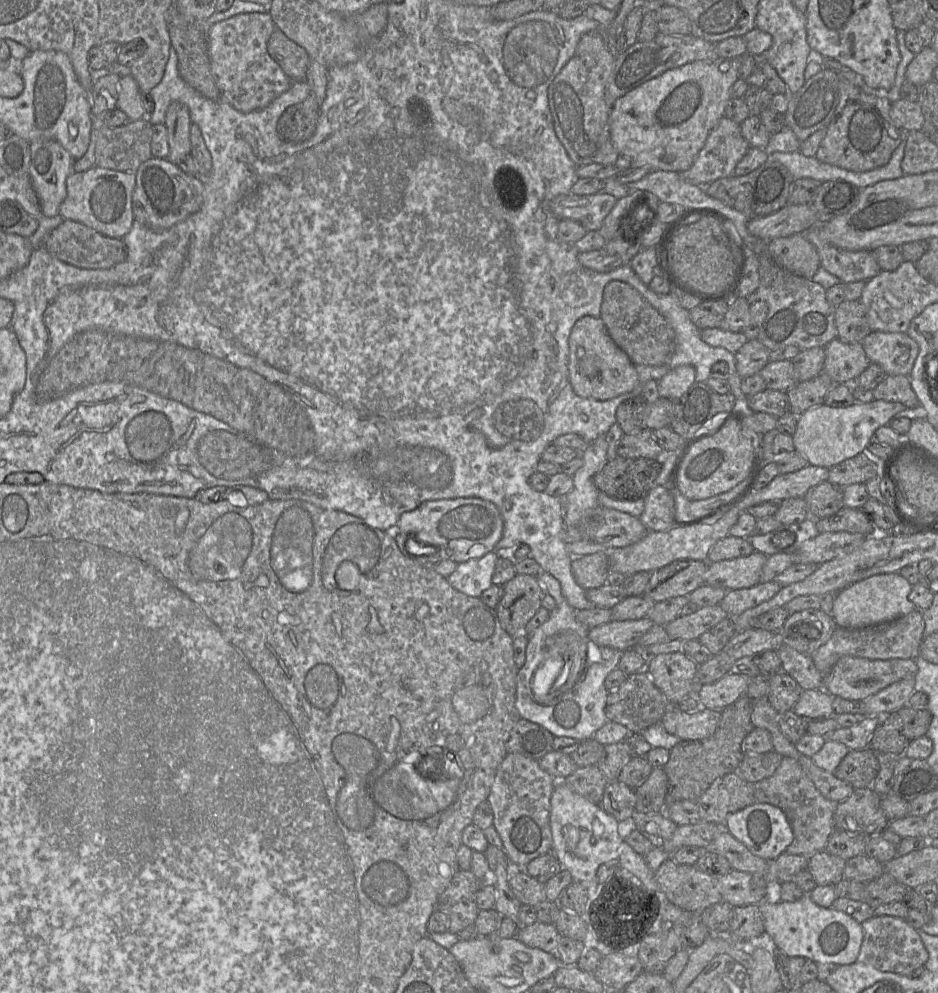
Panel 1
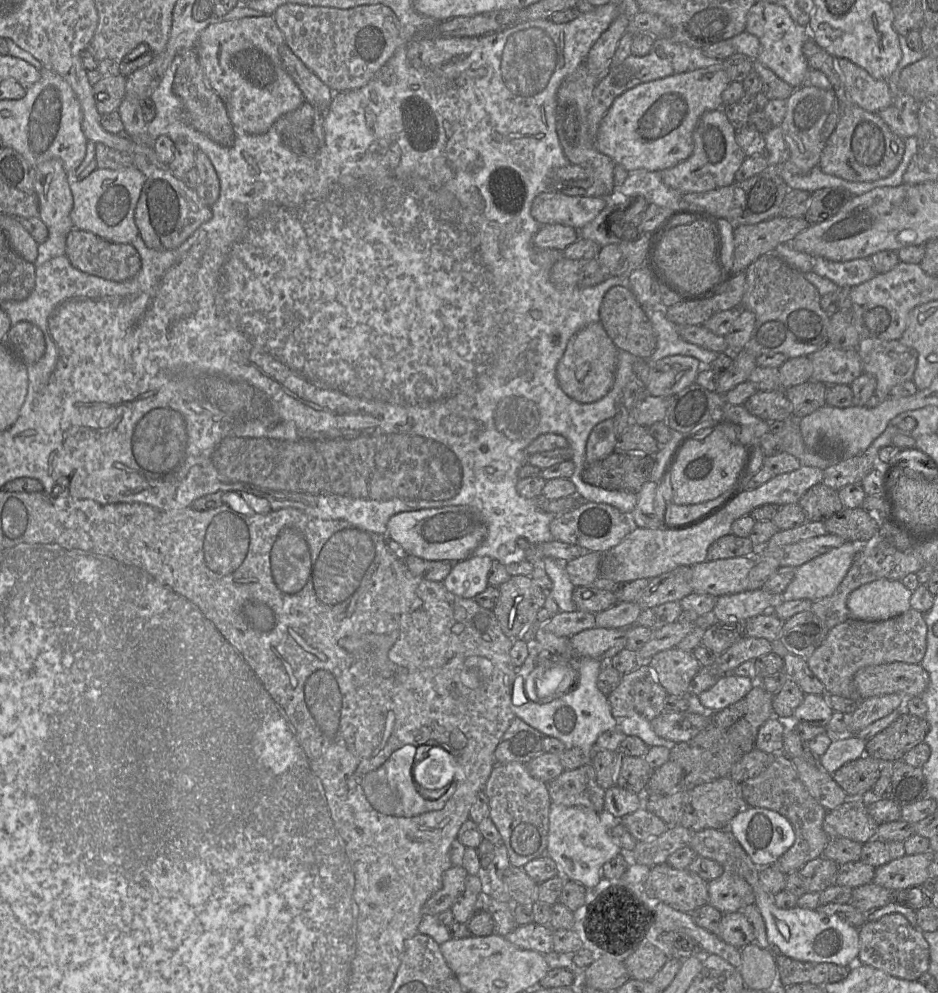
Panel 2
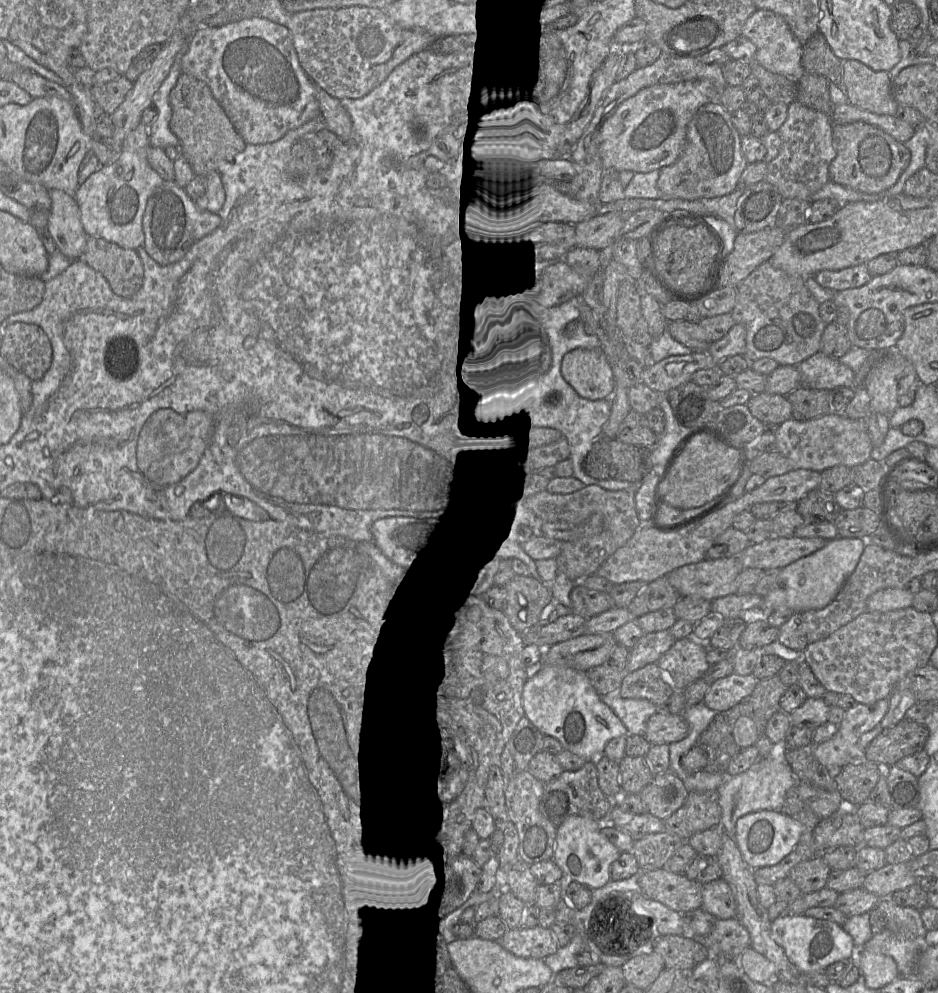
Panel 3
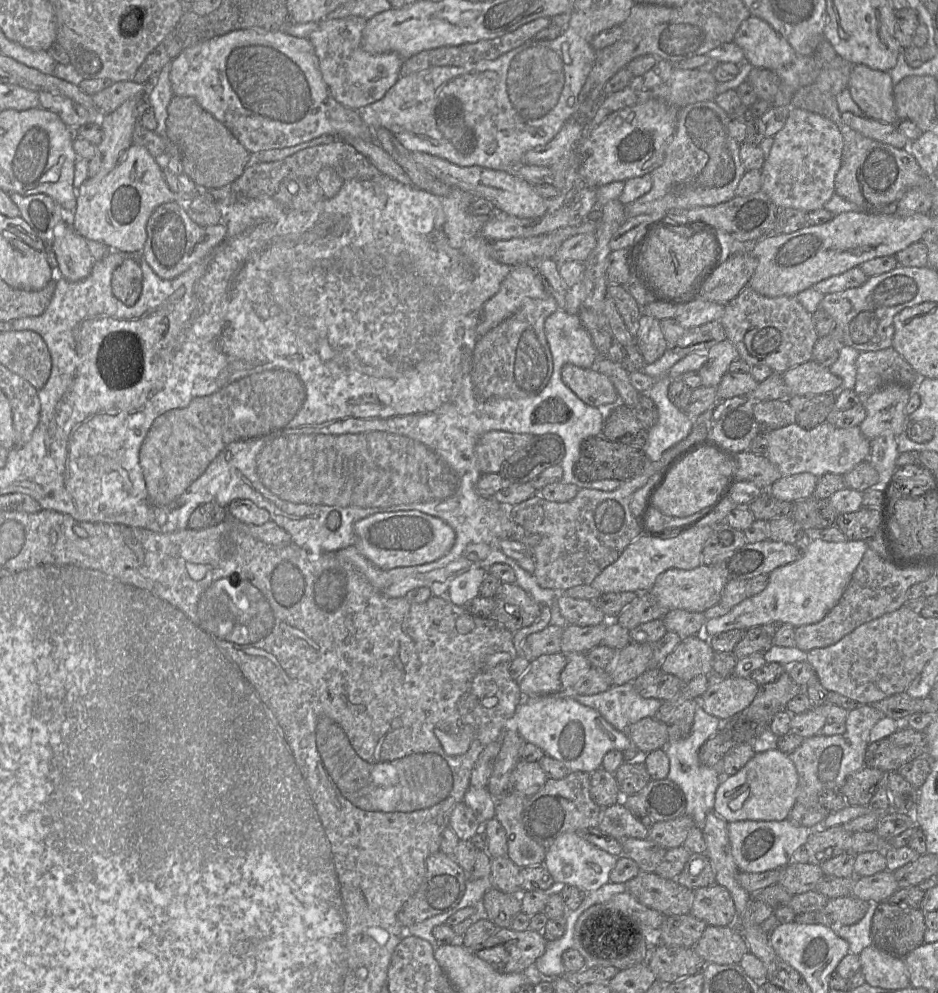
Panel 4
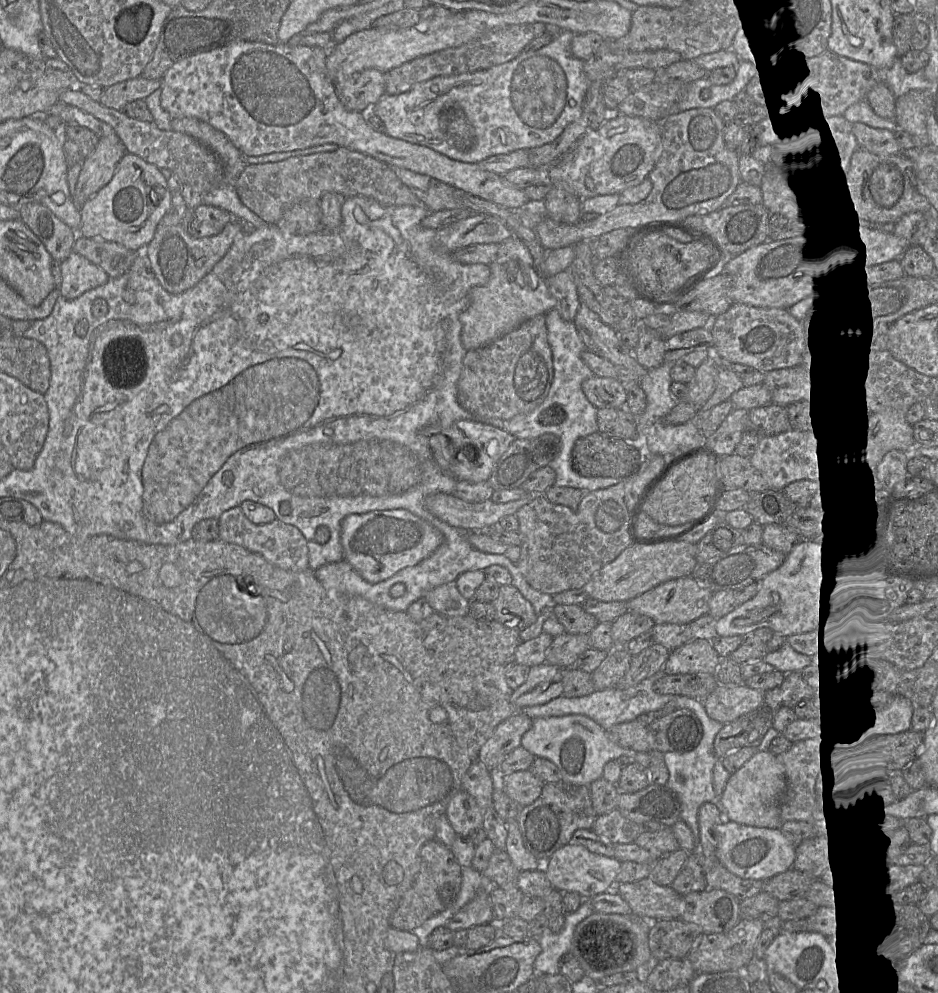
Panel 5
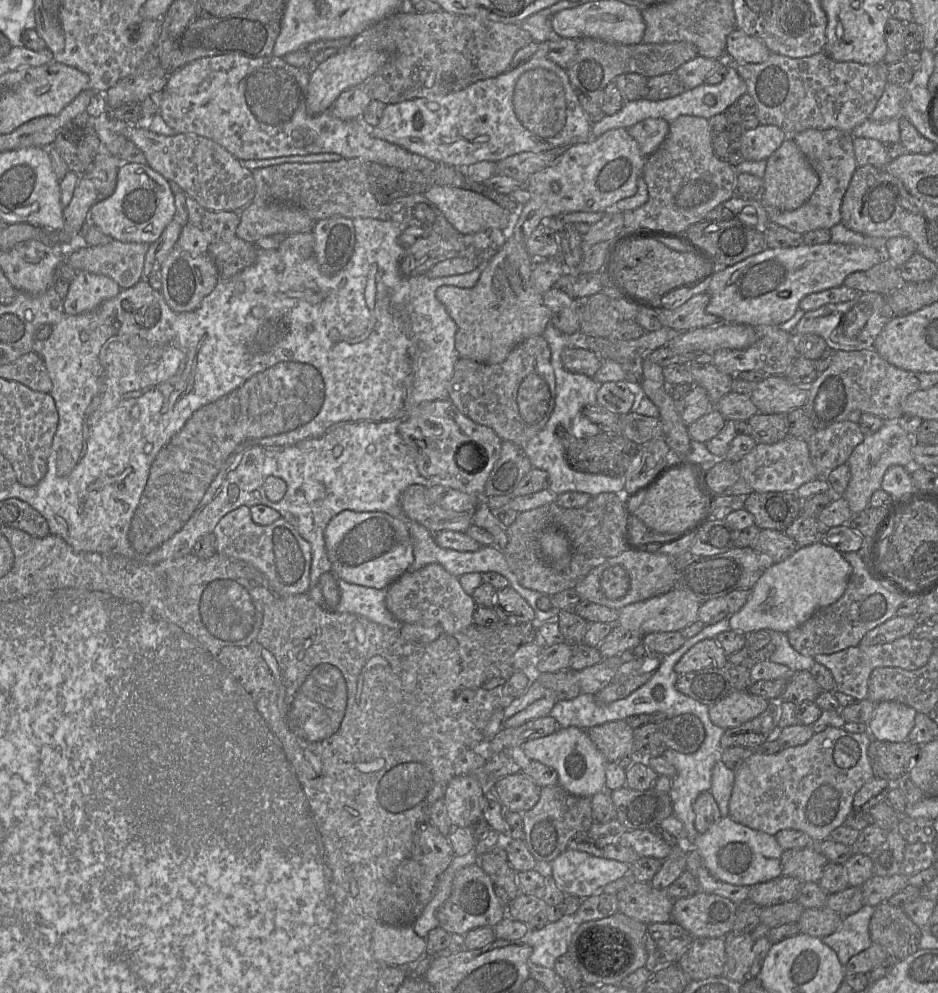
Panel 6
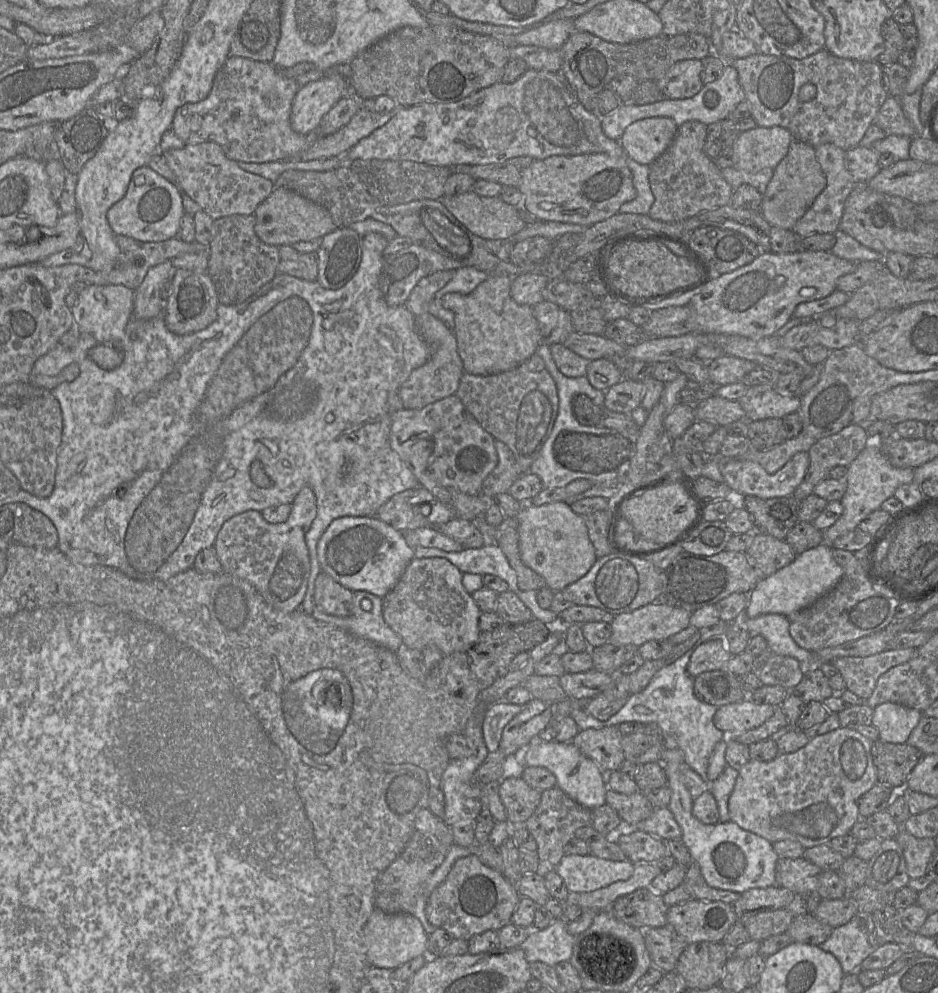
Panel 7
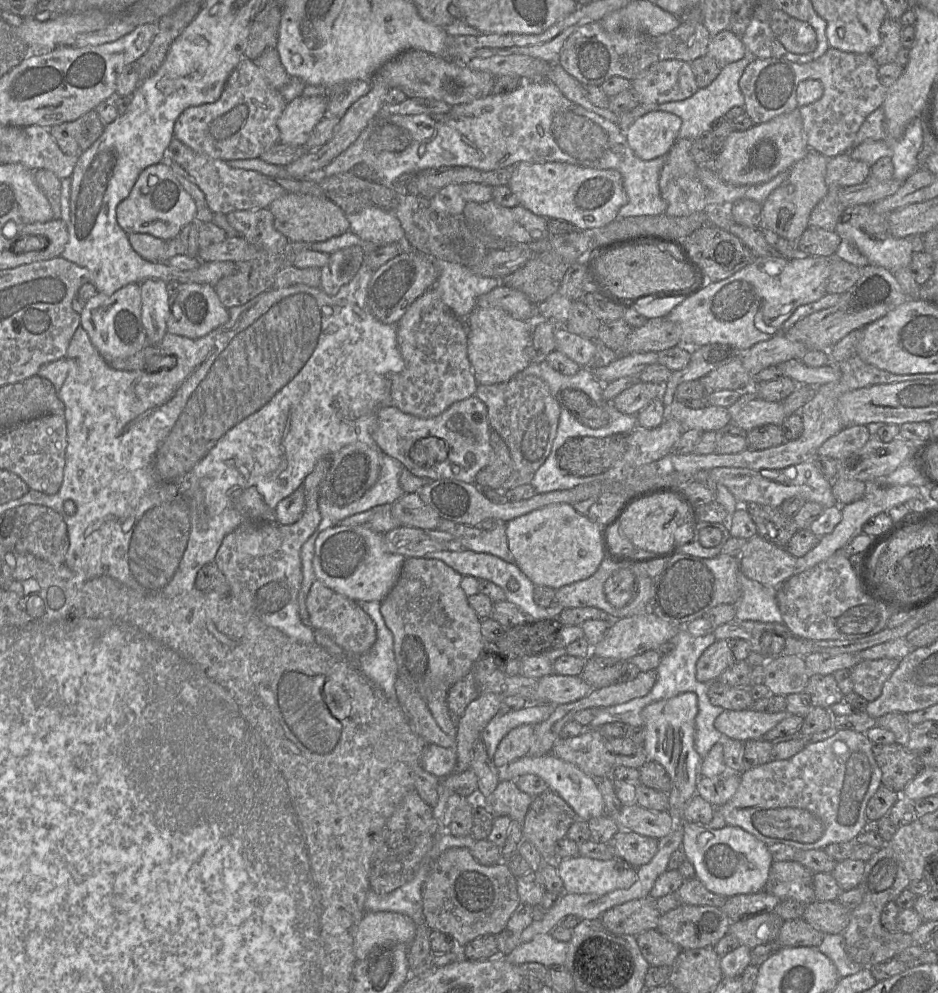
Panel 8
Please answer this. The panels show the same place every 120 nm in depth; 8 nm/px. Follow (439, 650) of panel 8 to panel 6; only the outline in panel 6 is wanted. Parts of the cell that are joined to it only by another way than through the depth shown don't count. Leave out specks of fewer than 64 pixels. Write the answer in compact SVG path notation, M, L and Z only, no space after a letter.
M428 564L416 571L405 571L386 589L385 606L402 624L418 623L440 627L442 633L453 634L473 624L476 604L462 589L458 577L439 564Z

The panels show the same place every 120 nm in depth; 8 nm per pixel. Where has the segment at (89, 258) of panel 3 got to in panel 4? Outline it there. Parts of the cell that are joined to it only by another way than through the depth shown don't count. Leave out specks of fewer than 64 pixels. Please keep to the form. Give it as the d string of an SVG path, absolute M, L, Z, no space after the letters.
M134 257L125 259L112 273L113 295L127 306L134 305L141 294L142 271Z

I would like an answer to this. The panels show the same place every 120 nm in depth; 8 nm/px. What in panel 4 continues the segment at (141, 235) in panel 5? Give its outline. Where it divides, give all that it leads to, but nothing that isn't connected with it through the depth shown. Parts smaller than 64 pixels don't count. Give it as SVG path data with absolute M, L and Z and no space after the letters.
M132 144L111 172L88 178L79 187L71 226L86 240L101 242L112 251L141 254L147 240L146 225L153 211L161 204L179 199L167 186L154 157L145 147Z

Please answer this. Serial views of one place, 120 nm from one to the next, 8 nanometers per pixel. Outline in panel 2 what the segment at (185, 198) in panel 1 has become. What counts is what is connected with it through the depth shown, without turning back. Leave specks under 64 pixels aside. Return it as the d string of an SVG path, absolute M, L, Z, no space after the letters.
M168 167L157 168L146 178L135 208L135 223L146 246L155 250L173 250L212 217L208 207L195 189L175 177Z

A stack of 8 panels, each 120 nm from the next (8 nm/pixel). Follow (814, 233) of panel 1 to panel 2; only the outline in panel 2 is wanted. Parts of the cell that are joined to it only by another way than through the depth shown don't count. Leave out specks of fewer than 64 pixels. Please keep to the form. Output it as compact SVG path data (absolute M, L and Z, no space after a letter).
M816 257L813 272L833 281L839 287L854 287L877 275L870 257L849 261L831 261Z

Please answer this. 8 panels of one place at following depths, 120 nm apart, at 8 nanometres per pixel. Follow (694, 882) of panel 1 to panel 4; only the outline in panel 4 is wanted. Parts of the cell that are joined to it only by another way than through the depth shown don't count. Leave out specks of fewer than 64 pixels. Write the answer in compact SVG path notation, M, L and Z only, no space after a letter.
M640 871L625 885L626 891L638 902L665 917L690 914L693 890L676 880L662 878L654 872Z

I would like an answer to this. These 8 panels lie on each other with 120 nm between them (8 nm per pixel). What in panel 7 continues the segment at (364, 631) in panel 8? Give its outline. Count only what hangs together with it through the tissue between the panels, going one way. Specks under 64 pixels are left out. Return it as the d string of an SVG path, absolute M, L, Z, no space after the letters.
M321 572L314 586L315 606L327 614L345 617L351 614L353 592L325 572Z

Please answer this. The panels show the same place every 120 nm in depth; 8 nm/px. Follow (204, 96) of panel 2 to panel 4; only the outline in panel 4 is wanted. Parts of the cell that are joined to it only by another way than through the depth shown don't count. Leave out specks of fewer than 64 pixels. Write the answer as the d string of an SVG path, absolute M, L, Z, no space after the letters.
M173 95L167 108L166 136L180 157L183 172L199 189L230 186L248 165L250 153L193 97Z

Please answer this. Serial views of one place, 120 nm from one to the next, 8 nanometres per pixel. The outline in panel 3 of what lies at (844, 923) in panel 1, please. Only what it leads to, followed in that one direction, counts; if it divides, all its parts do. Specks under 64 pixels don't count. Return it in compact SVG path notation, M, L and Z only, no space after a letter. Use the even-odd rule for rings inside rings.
M780 753L771 757L761 757L747 771L726 777L718 789L722 831L736 841L736 823L740 817L758 811L781 812L787 792L797 787L798 779ZM804 914L776 918L771 922L770 936L784 950L789 961L805 975L825 970L834 962L850 958L855 947L852 937L842 926Z

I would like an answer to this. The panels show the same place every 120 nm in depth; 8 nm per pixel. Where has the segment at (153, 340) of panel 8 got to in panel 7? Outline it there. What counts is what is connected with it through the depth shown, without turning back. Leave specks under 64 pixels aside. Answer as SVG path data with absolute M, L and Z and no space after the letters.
M171 260L151 267L138 286L134 296L133 316L149 320L164 316L165 301L161 296L161 284L174 273Z

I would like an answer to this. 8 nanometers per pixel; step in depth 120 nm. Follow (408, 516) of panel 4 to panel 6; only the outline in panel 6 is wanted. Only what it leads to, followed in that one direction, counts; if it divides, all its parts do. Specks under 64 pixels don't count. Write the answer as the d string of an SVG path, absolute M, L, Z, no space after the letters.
M343 511L333 517L324 531L324 540L331 571L339 580L351 584L387 589L400 577L414 560L413 541L407 525L400 519L383 512Z

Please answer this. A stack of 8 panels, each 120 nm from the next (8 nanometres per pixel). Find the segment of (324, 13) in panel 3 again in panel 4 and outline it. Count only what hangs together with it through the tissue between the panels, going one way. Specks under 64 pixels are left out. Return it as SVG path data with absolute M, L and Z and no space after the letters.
M359 16L324 19L308 36L319 61L323 80L336 101L351 109L360 109L381 99L396 83L404 59L390 52L370 54L362 49L361 38L367 20Z

